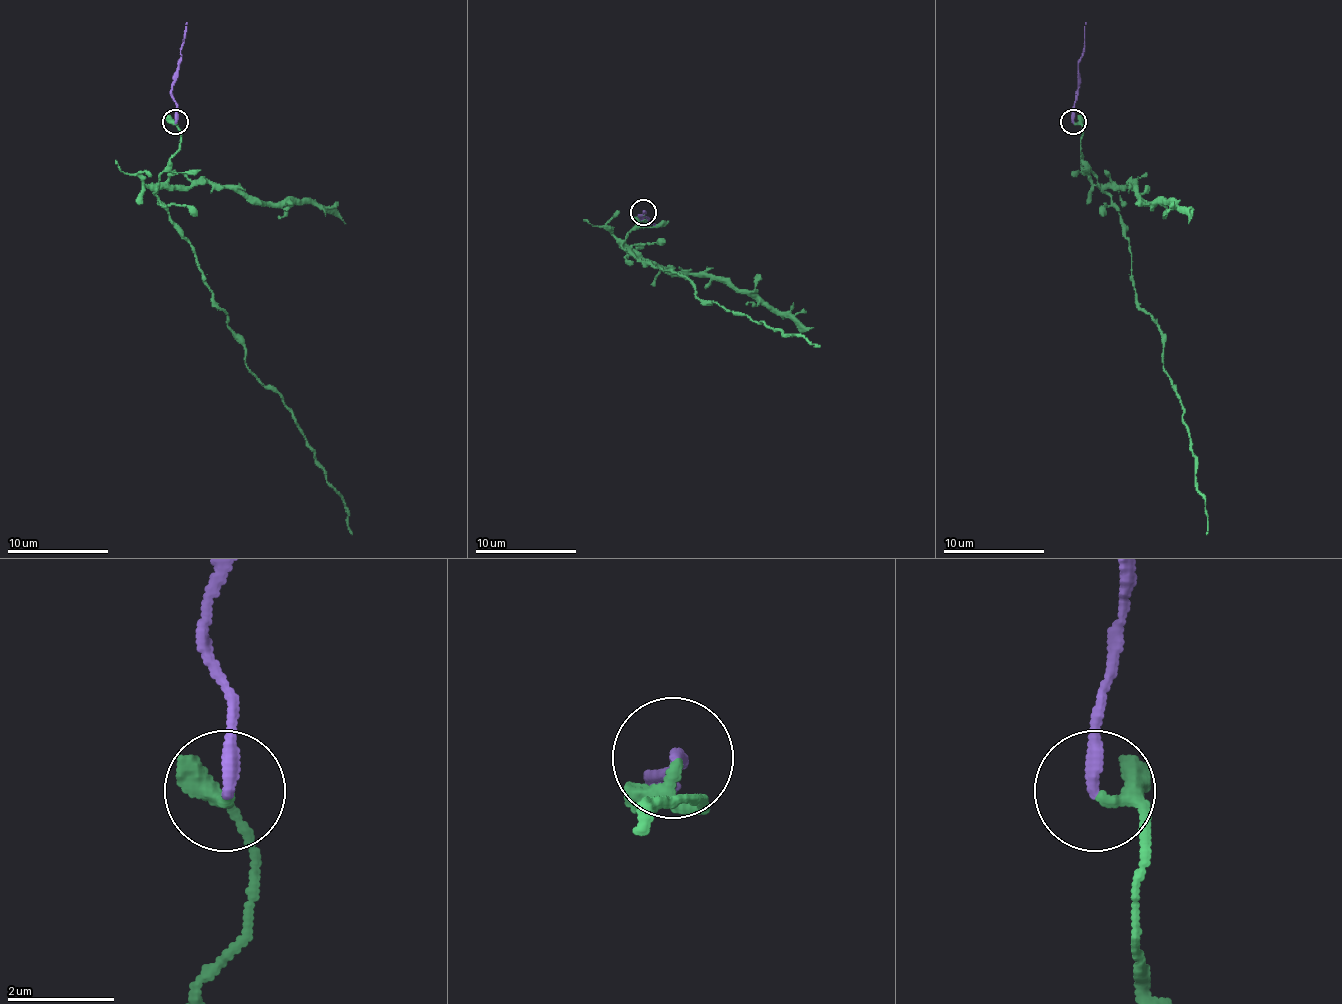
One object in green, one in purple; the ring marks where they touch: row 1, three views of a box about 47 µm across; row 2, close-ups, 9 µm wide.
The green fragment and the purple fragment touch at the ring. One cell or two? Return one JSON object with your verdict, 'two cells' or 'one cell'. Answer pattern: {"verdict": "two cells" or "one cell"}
{"verdict": "one cell"}

